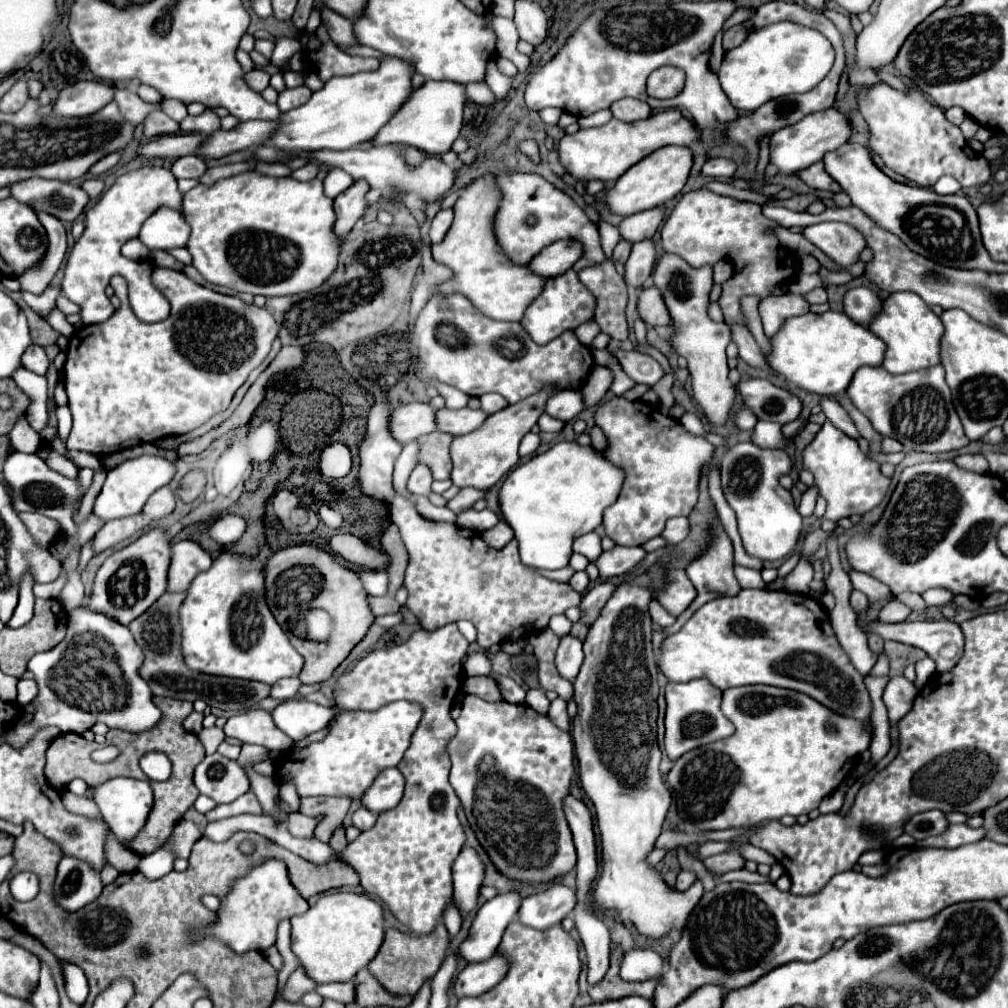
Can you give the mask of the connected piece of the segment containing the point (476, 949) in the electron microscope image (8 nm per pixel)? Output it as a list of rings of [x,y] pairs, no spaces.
[[[517,892],[495,896],[493,900],[487,900],[477,912],[469,928],[469,936],[459,944],[459,956],[467,962],[483,962],[489,960],[499,942],[501,936],[511,920],[515,920],[519,910],[521,898]]]

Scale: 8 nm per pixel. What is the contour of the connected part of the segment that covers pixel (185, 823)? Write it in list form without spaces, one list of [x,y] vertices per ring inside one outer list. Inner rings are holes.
[[[181,819],[163,846],[169,846],[177,858],[189,858],[191,846],[202,837],[202,831],[192,821]]]

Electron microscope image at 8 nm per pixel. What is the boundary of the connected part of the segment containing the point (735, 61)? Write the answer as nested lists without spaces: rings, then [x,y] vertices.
[[[777,22],[749,34],[741,46],[725,52],[717,76],[731,104],[737,110],[753,112],[773,98],[811,90],[831,70],[833,60],[833,46],[821,32],[793,22]]]

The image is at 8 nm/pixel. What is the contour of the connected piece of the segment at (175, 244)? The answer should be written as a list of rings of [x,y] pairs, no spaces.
[[[161,208],[143,224],[139,240],[149,250],[185,248],[185,242],[189,240],[189,224],[179,212]]]

